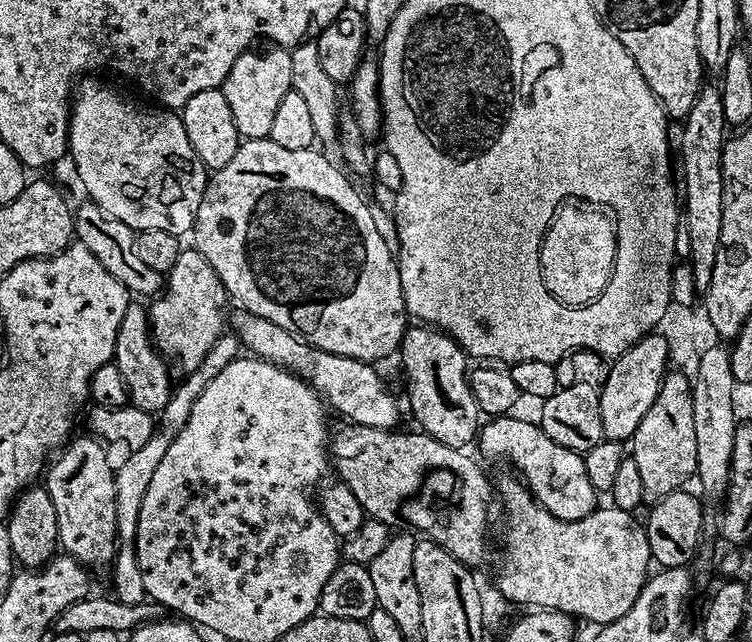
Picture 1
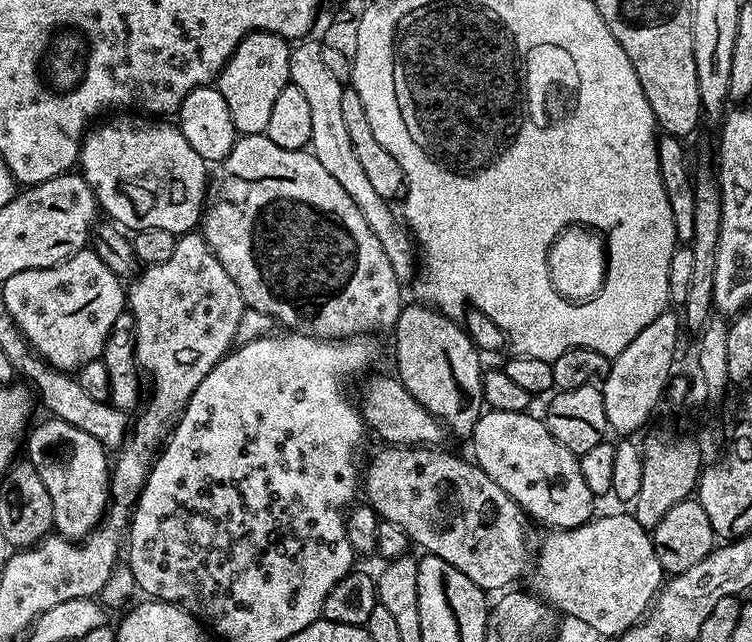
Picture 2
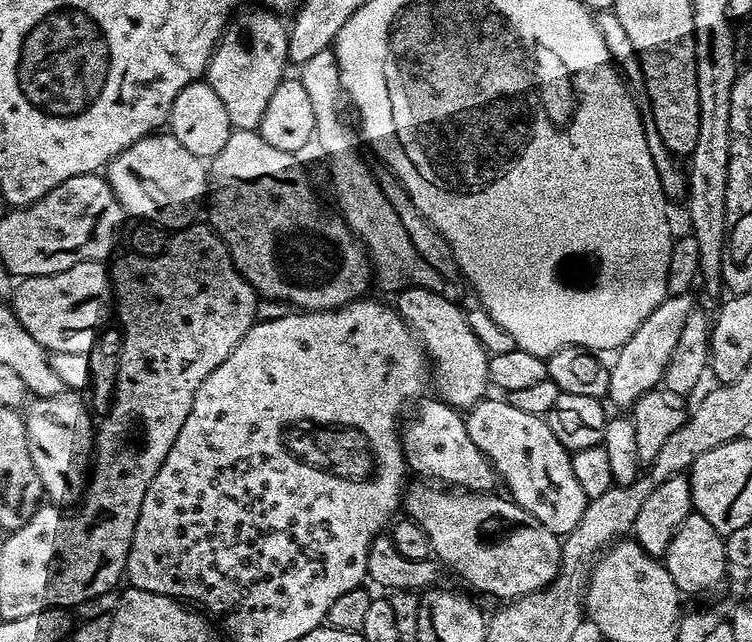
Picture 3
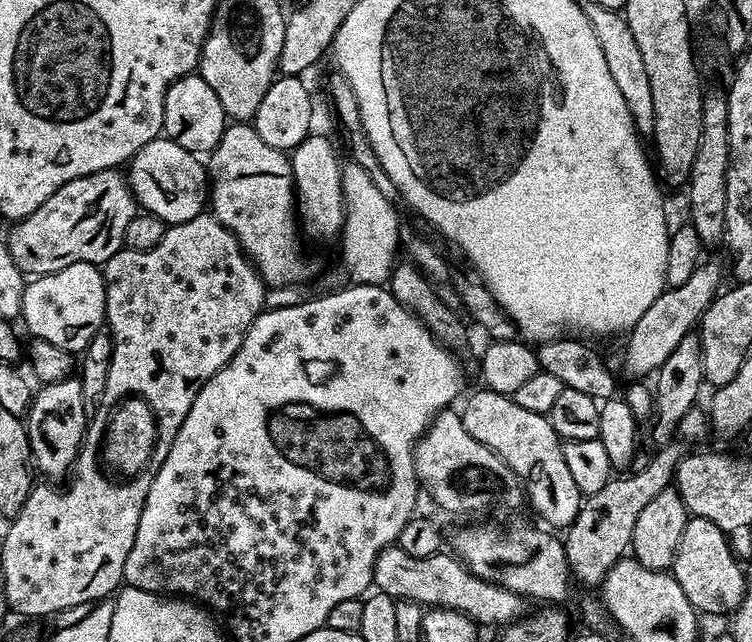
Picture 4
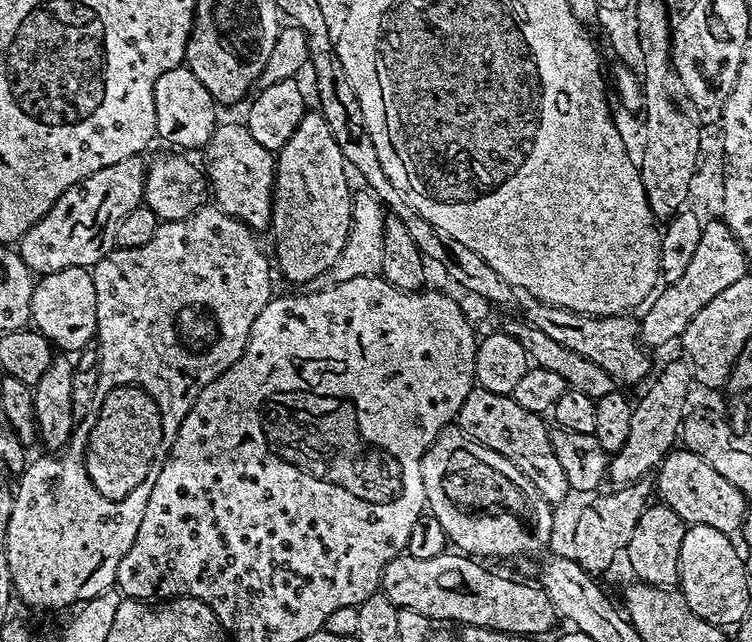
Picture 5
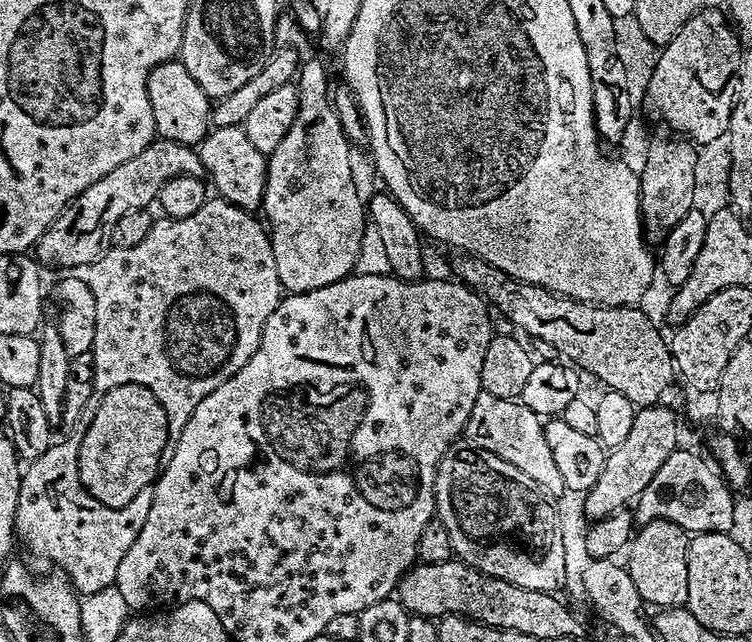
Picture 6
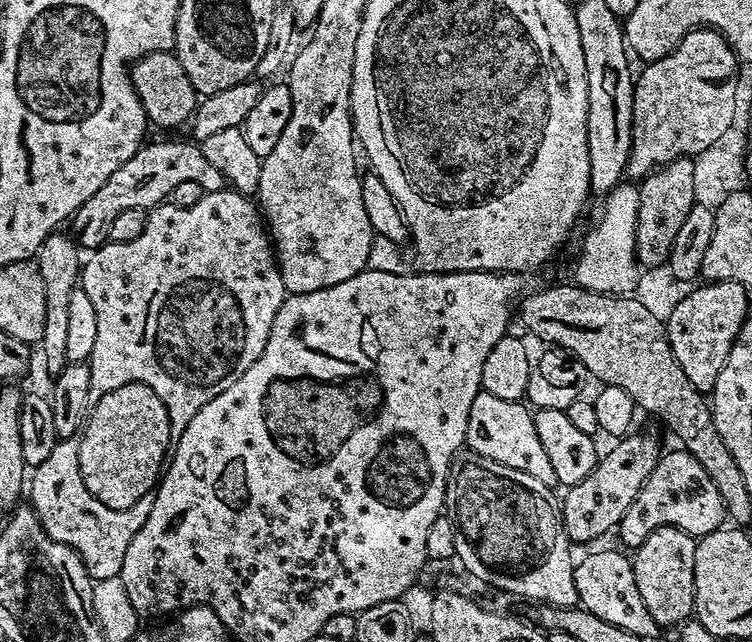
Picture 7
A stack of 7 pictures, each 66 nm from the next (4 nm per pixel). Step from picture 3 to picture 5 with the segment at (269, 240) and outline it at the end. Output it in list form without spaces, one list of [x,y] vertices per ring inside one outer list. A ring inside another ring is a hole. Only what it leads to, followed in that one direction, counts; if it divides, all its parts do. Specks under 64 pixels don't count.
[[[217,123],[210,142],[202,149],[206,179],[215,207],[221,208],[253,230],[268,228],[272,223],[272,190],[276,187],[276,156],[250,134],[243,123]]]

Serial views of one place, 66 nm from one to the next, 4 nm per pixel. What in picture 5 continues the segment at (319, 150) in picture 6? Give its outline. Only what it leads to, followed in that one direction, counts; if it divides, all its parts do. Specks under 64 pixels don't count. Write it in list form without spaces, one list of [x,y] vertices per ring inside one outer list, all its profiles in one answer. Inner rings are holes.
[[[305,111],[302,122],[298,122],[298,130],[294,130],[294,134],[290,134],[290,142],[286,142],[286,146],[280,149],[276,156],[276,187],[272,190],[271,227],[276,228],[276,256],[274,252],[274,260],[278,265],[279,275],[281,272],[290,283],[296,284],[296,286],[303,286],[306,282],[318,278],[318,274],[326,274],[326,270],[330,270],[330,266],[334,266],[334,262],[338,262],[338,258],[346,246],[346,238],[350,234],[350,226],[352,225],[354,188],[348,185],[348,176],[350,177],[350,169],[342,158],[342,150],[338,150],[338,142],[334,142],[334,134],[330,134],[330,126],[327,124],[326,118],[319,111]]]

